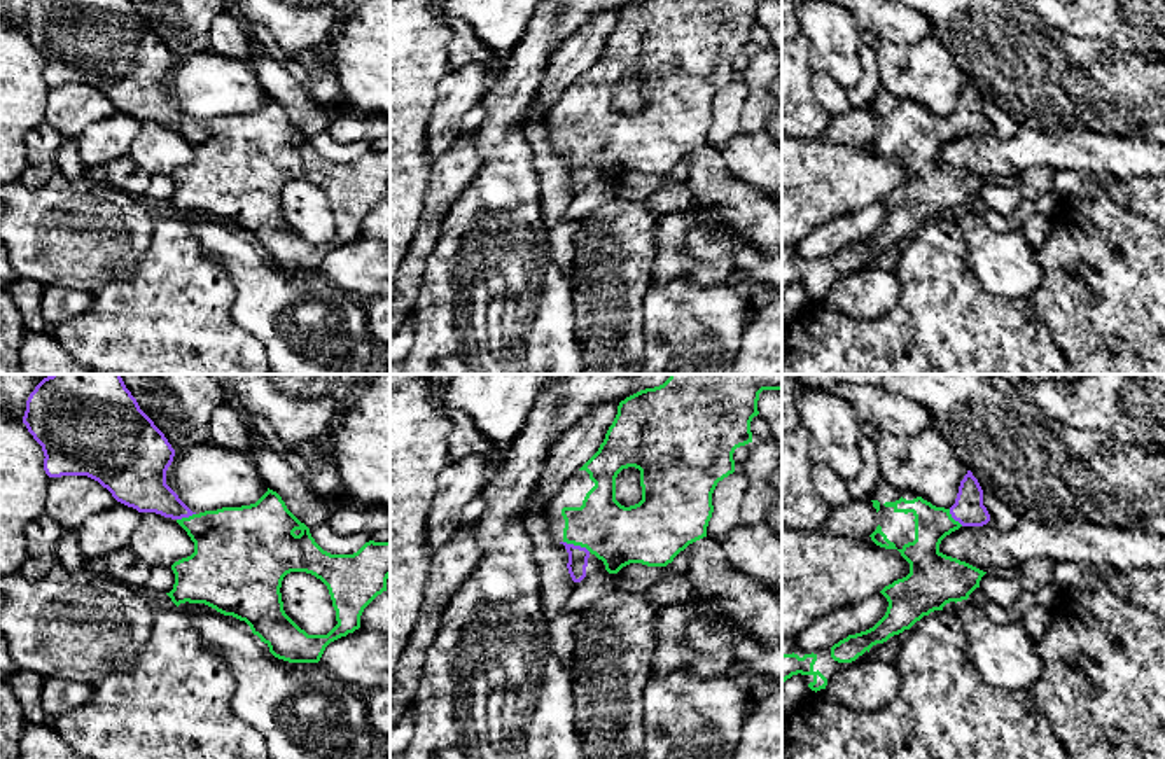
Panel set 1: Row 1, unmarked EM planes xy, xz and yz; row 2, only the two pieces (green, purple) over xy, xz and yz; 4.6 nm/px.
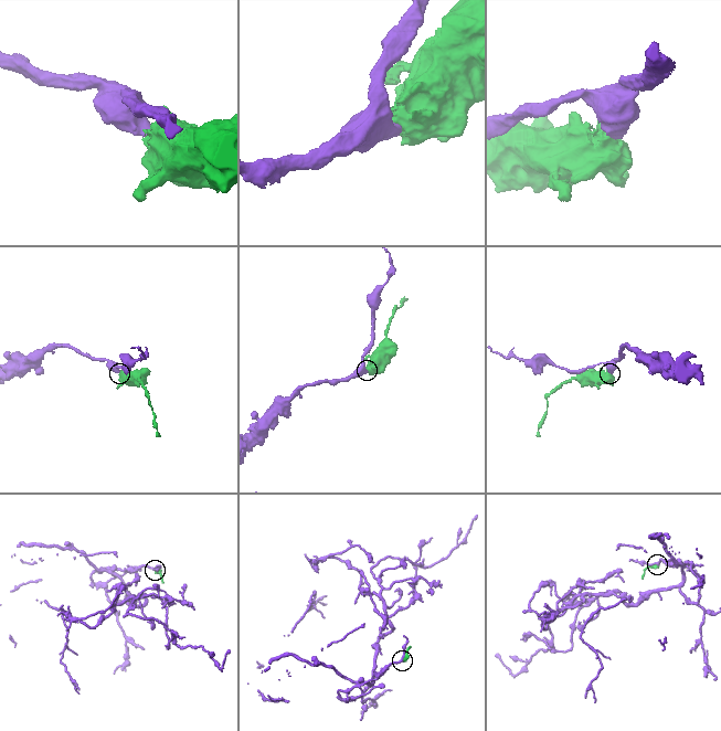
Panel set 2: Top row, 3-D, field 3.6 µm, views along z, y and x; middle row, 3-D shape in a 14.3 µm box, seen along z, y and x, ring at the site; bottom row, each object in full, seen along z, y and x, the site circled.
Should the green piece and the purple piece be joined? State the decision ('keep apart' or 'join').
join

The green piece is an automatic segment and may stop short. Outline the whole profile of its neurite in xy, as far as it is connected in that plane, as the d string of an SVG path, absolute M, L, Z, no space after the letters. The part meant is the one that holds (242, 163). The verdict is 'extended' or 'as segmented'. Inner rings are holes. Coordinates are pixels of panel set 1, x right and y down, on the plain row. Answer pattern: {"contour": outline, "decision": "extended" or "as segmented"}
{"contour": "M31 0L23 31L42 54L49 86L87 84L117 110L175 128L194 150L194 161L171 173L175 192L166 203L177 215L185 210L205 212L245 229L278 268L318 271L331 250L360 236L364 217L387 199L390 149L369 149L353 163L331 163L269 96L250 114L192 121L166 93L175 58L131 0ZM290 180L311 182L327 194L338 229L327 243L308 243L285 222L280 196Z", "decision": "extended"}

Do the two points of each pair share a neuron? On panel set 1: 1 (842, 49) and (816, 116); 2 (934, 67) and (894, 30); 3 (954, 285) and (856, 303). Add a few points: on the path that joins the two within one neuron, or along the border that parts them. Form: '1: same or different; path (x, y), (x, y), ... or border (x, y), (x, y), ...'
1: different; border (800, 32), (810, 46), (812, 70)
2: different; border (868, 32), (899, 44), (912, 44), (933, 35)
3: different; border (896, 271), (898, 301), (880, 317), (866, 319)

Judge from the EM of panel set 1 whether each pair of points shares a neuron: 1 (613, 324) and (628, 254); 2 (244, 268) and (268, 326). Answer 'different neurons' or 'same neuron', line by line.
1: same neuron
2: same neuron

